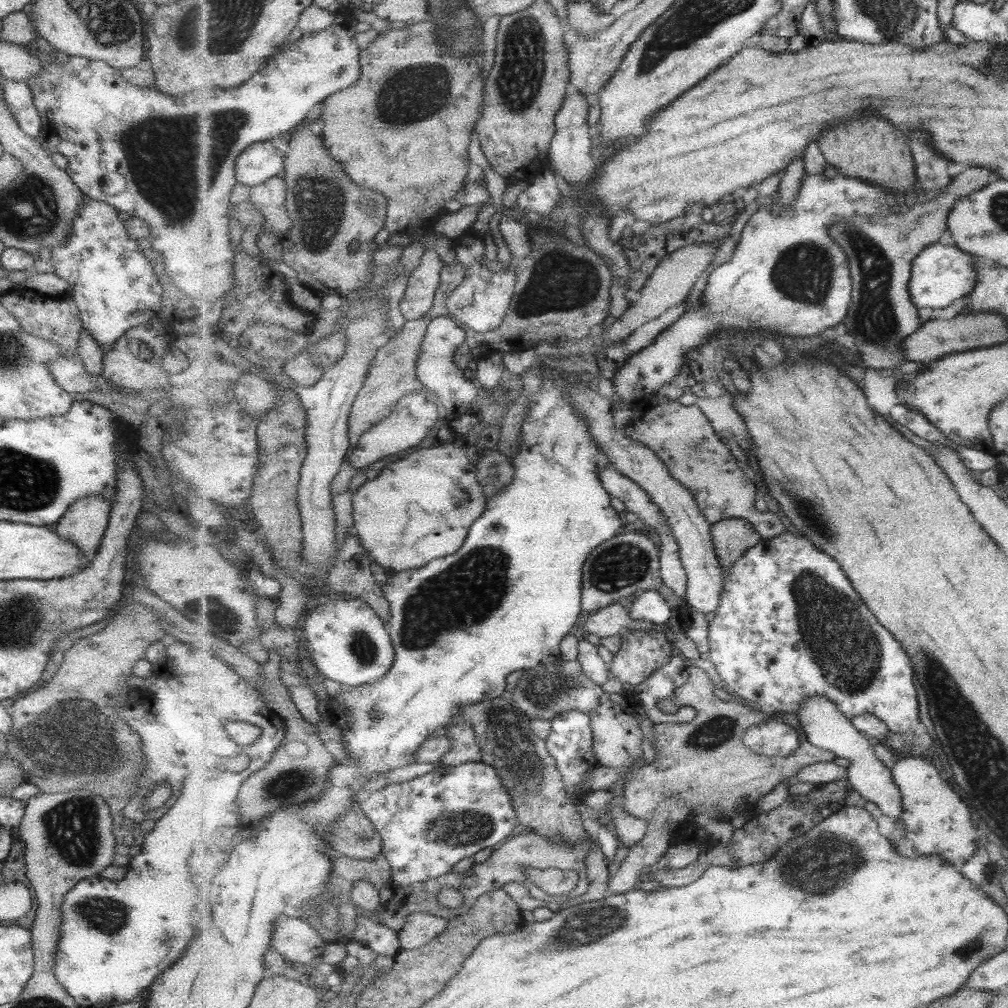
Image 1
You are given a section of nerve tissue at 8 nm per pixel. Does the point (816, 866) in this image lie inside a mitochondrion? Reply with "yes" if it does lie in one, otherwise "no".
yes

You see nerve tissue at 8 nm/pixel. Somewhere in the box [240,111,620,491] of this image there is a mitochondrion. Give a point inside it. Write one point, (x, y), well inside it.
(321, 209)

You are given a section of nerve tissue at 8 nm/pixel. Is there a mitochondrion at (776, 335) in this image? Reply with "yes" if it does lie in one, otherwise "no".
no

